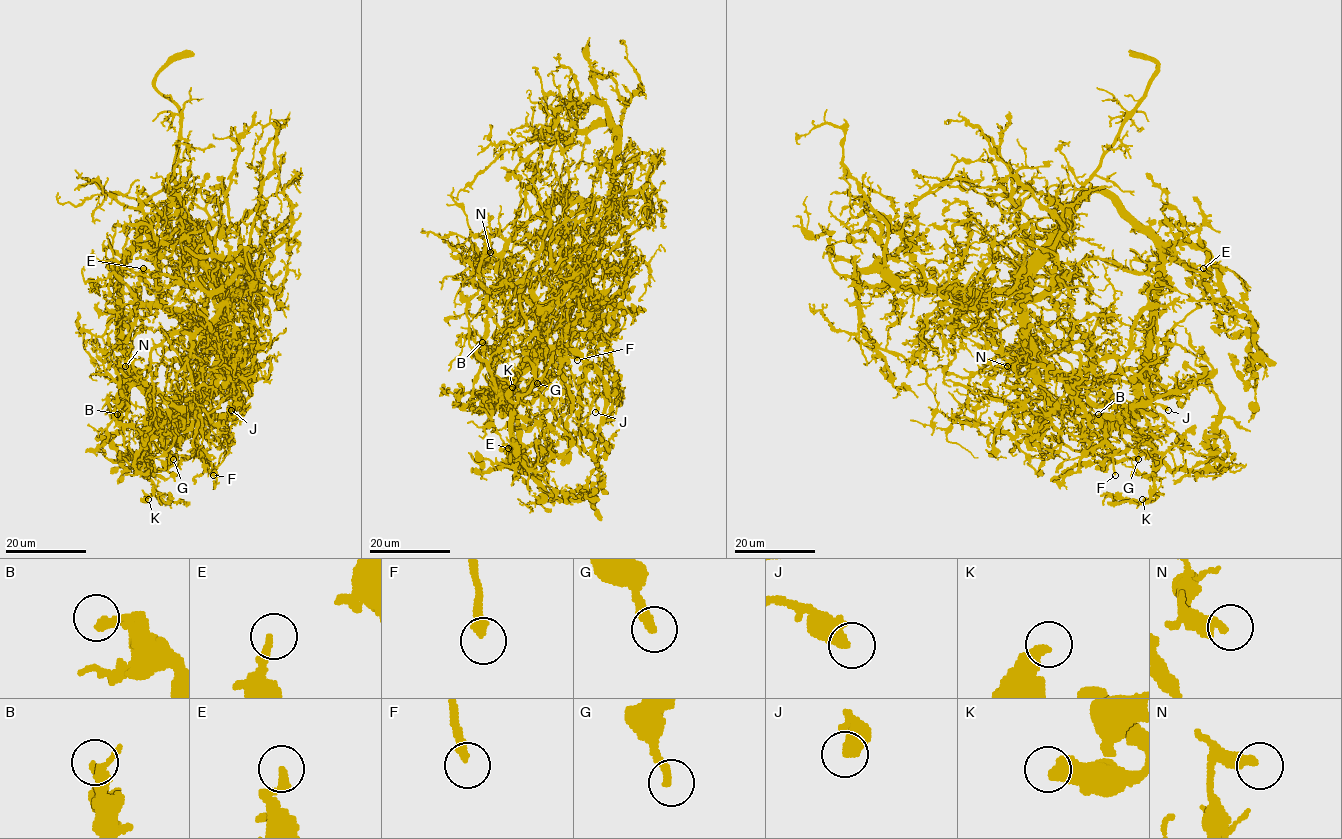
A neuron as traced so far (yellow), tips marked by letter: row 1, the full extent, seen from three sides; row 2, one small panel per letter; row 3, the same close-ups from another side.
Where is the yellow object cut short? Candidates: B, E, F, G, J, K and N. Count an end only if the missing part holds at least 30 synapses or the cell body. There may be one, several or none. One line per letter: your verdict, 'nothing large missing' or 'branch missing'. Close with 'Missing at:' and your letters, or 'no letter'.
B: nothing large missing
E: nothing large missing
F: branch missing
G: nothing large missing
J: nothing large missing
K: nothing large missing
N: nothing large missing
Missing at: F

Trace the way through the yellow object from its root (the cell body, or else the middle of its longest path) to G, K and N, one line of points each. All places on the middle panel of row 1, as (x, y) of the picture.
G: (557, 301), (586, 270), (591, 310), (557, 345), (560, 391), (543, 412), (539, 393), (529, 391), (537, 383)
K: (557, 301), (523, 337), (529, 333), (536, 350), (515, 376), (515, 402), (512, 387)
N: (557, 301), (586, 270), (541, 307), (526, 282), (495, 289), (482, 282), (478, 265), (484, 252), (490, 252)

